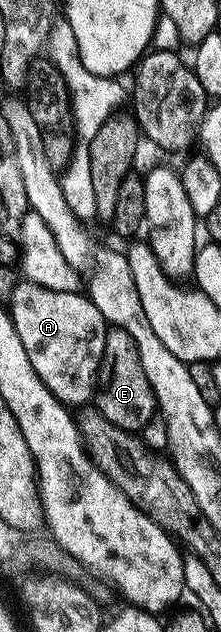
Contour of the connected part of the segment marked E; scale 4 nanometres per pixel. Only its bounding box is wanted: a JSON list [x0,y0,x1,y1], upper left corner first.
[93,328,156,432]

